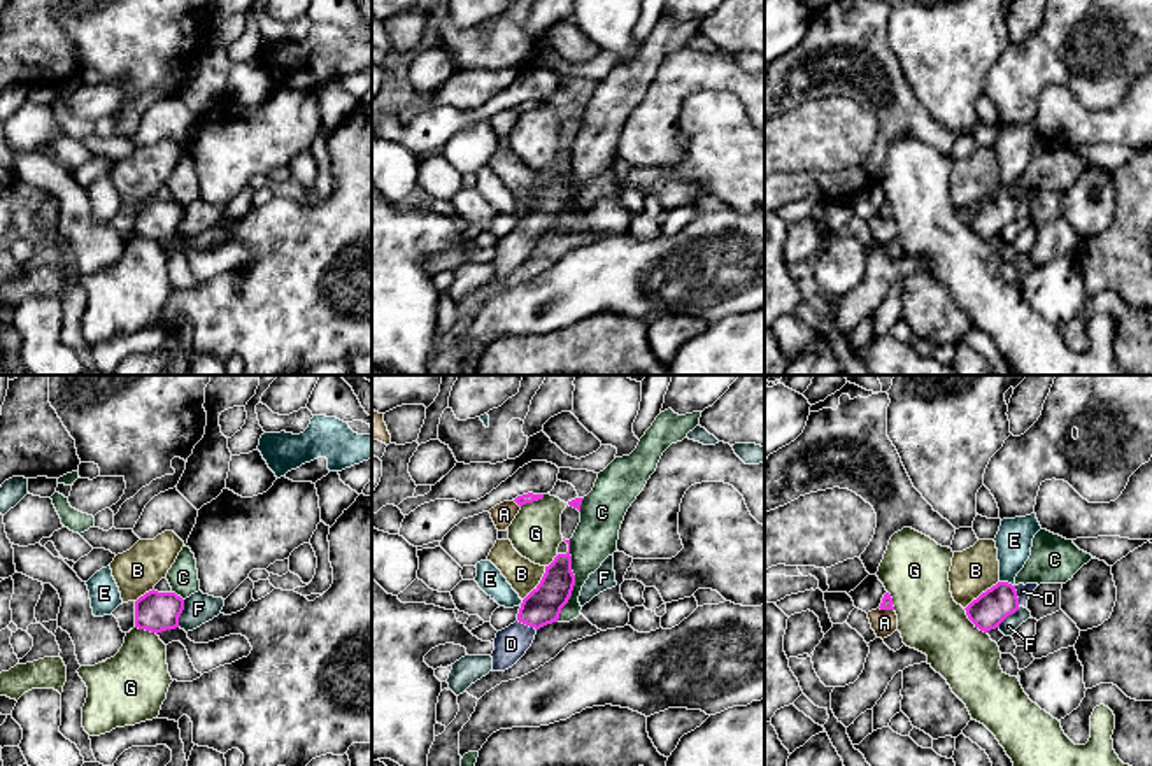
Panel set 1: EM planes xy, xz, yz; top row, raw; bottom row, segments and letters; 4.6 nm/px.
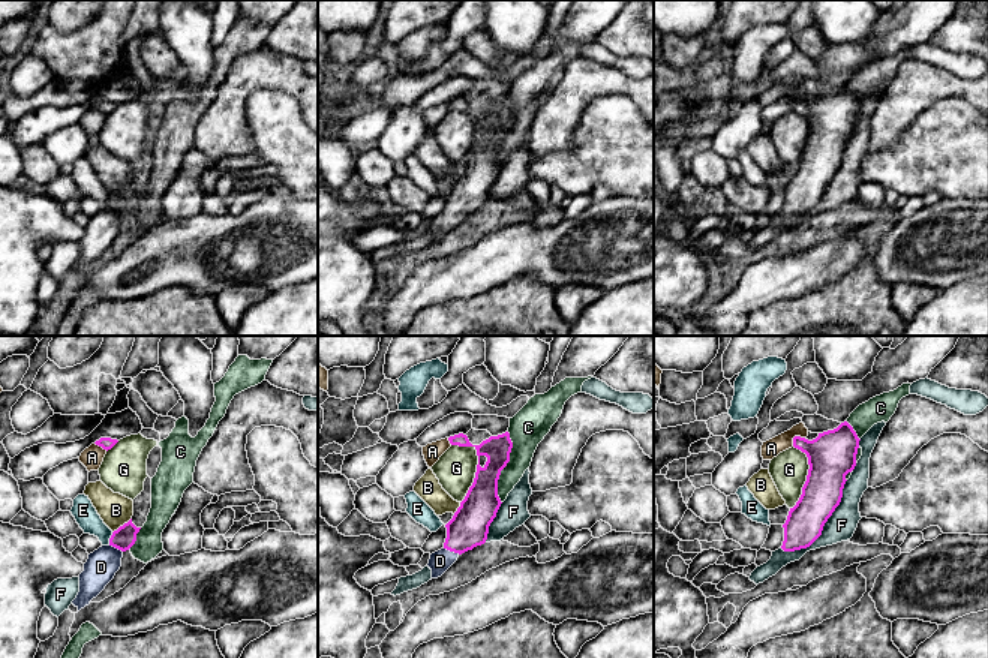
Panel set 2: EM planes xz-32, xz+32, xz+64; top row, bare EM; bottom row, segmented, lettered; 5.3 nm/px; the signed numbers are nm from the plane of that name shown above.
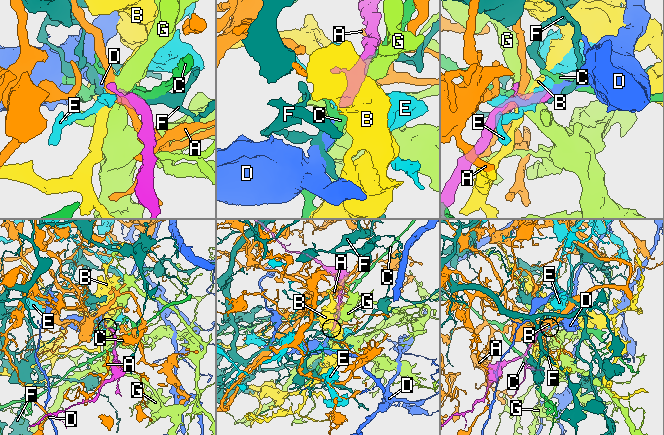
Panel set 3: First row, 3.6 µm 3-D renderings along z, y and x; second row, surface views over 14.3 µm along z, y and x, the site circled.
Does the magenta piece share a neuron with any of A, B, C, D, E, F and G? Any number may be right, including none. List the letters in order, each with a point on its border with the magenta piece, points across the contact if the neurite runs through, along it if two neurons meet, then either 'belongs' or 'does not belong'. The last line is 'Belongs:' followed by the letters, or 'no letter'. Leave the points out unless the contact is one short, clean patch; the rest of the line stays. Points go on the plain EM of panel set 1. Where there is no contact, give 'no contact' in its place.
A: contact xz (516, 109); does not belong
B: contact xz (539, 191); border xz (546, 174), (540, 190), (523, 207); does not belong
C: contact xz (574, 188); does not belong
D: contact yz (1016, 204); way yz (995, 212), (1003, 205), (1016, 204), (1023, 198); belongs
E: contact yz (1007, 190); border yz (1000, 188), (1014, 193); does not belong
F: contact xy (181, 219); does not belong
G: contact yz (974, 230); does not belong
Belongs: D

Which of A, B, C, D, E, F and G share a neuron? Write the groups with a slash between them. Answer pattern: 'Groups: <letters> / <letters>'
Groups: A / B / C / D / E / F / G

